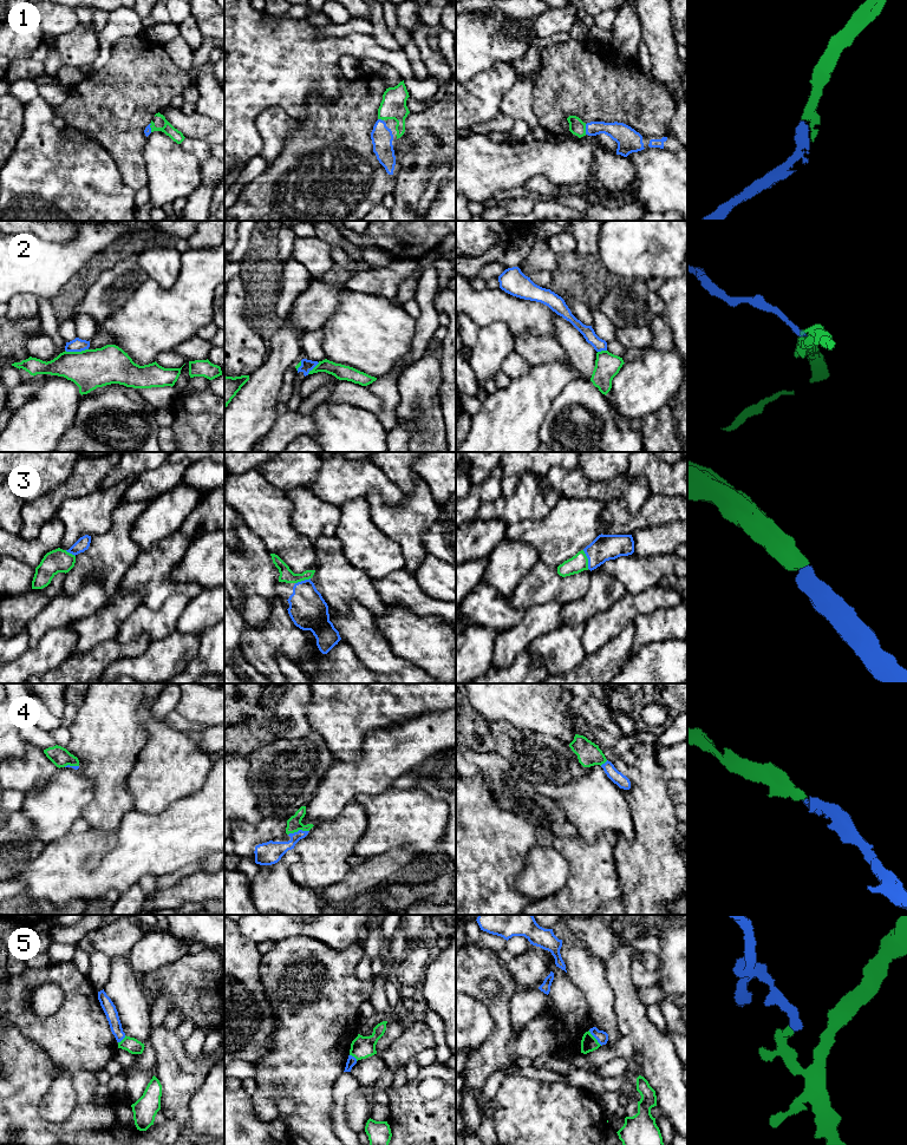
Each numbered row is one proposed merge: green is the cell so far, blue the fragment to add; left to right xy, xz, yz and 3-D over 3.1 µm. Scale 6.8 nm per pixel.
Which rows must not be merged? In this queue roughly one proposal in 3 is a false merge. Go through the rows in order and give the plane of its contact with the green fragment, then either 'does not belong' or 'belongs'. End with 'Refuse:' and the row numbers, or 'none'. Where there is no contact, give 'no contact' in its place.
1: yz | belongs
2: xy | does not belong
3: yz | belongs
4: xz | belongs
5: yz | does not belong
Refuse: 2, 5

